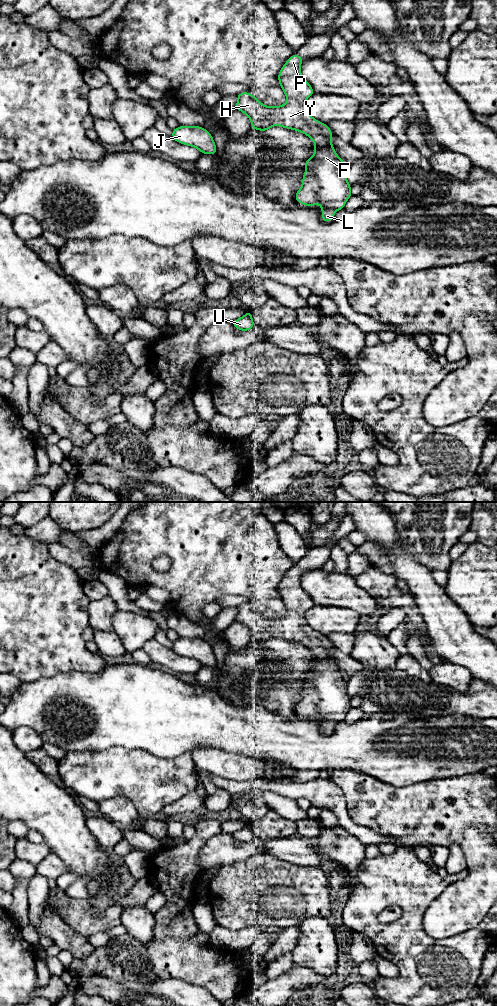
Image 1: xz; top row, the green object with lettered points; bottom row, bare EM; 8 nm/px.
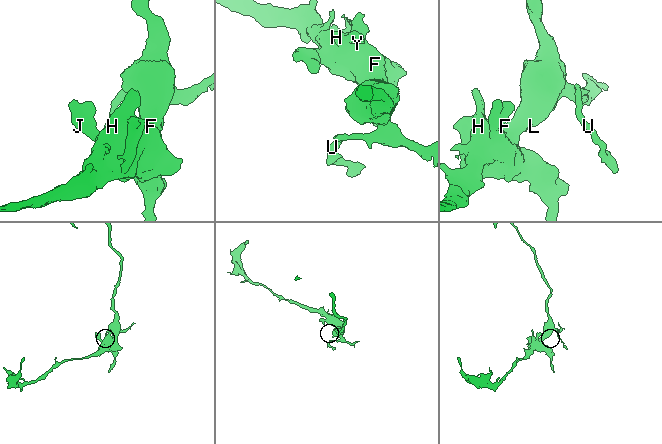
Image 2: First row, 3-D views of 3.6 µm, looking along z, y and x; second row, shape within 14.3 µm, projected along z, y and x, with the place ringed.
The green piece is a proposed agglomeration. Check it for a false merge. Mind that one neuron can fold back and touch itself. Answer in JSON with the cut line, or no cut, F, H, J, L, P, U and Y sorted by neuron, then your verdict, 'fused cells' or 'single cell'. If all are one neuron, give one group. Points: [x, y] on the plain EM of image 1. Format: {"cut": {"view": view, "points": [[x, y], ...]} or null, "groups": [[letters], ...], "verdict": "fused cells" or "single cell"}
{"cut": null, "groups": [["F", "H", "J", "L", "P", "U", "Y"]], "verdict": "single cell"}

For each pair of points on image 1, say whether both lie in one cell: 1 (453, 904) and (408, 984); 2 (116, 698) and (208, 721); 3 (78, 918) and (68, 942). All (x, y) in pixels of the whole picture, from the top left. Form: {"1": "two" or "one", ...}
{"1": "two", "2": "one", "3": "two"}

